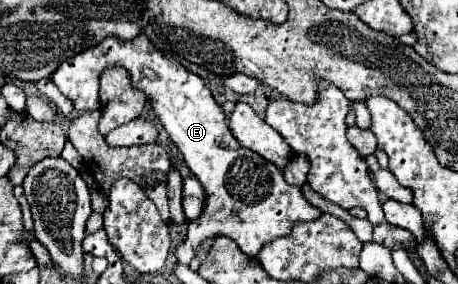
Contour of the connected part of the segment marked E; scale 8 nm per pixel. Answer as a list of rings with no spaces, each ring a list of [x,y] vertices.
[[[146,35],[134,37],[132,41],[106,37],[98,45],[64,61],[50,79],[60,89],[60,93],[74,103],[76,113],[84,115],[98,111],[100,75],[106,67],[116,65],[124,67],[130,75],[132,87],[146,95],[154,115],[164,125],[168,137],[180,149],[184,163],[206,191],[204,213],[196,221],[188,223],[188,233],[174,251],[176,263],[190,265],[200,243],[218,235],[230,237],[248,257],[254,257],[262,245],[276,237],[288,235],[292,223],[312,221],[322,215],[320,209],[312,207],[302,197],[300,187],[288,185],[284,181],[282,171],[276,165],[238,145],[228,129],[222,107],[216,105],[204,81],[178,61],[168,59],[152,45],[152,41],[148,41]]]

